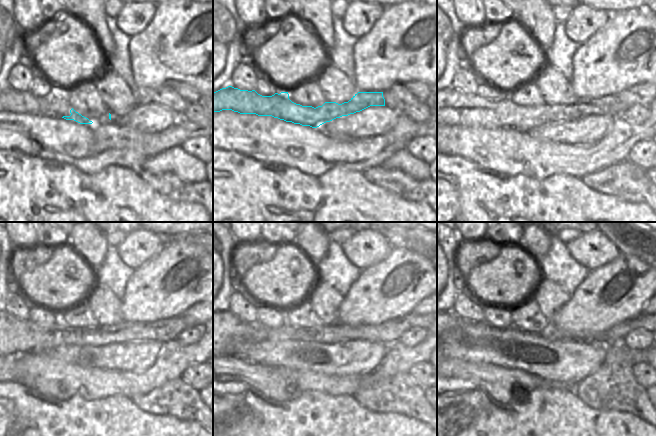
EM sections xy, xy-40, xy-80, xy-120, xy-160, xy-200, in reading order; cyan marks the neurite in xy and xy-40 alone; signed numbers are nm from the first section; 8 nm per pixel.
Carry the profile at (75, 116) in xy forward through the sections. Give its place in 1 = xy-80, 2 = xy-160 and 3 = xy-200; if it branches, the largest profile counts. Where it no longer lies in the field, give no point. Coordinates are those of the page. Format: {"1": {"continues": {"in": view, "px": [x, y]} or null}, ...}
{"1": {"continues": {"in": "xy-80", "px": [457, 108]}}, "2": {"continues": {"in": "xy-160", "px": [233, 331]}}, "3": {"continues": {"in": "xy-200", "px": [617, 333]}}}

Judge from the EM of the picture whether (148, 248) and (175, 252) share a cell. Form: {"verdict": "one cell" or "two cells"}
{"verdict": "two cells"}

